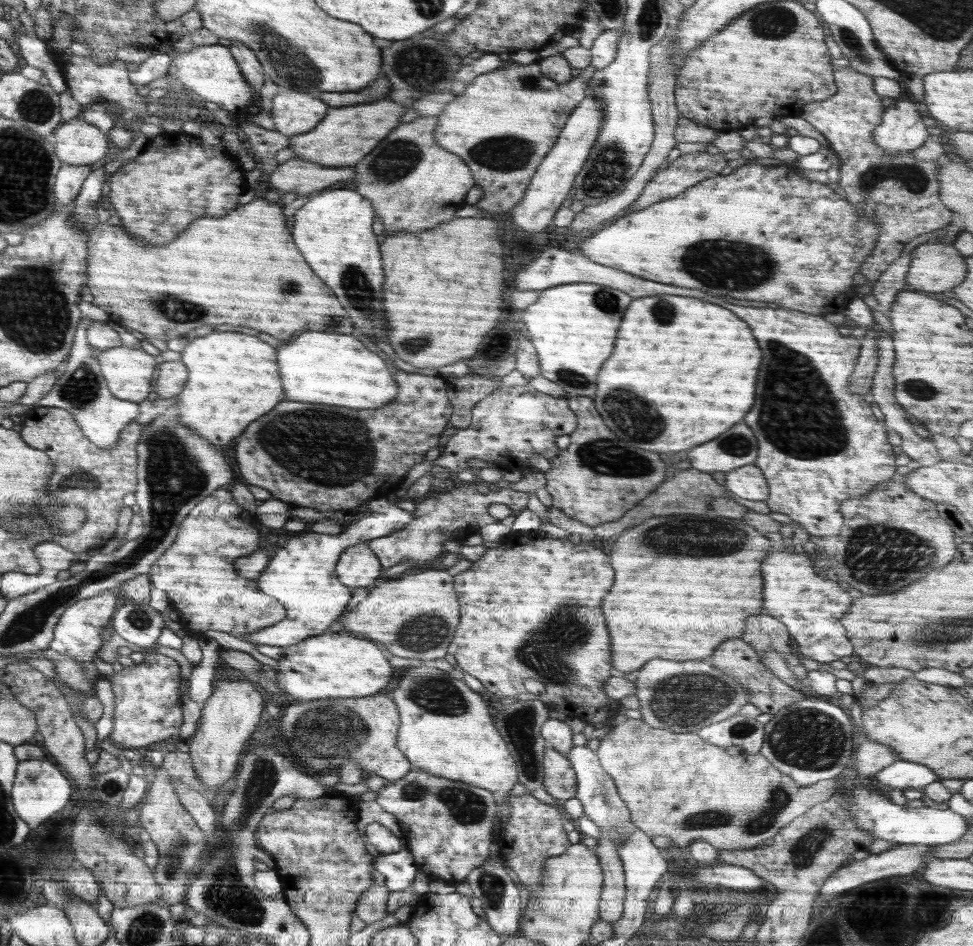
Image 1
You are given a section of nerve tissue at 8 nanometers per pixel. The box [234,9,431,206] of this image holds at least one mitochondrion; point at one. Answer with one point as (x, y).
(290, 63)

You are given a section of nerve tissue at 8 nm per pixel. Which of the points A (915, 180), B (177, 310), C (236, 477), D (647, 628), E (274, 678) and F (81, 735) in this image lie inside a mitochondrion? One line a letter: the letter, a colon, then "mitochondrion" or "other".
A: mitochondrion
B: mitochondrion
C: other
D: other
E: other
F: other

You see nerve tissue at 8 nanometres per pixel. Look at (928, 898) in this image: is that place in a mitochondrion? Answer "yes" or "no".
no

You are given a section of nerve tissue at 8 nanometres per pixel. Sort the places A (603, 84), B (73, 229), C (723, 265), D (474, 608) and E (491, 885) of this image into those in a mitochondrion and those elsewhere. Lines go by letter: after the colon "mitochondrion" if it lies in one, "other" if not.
A: mitochondrion
B: other
C: mitochondrion
D: other
E: mitochondrion

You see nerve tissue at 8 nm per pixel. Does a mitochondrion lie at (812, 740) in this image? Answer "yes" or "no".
yes

